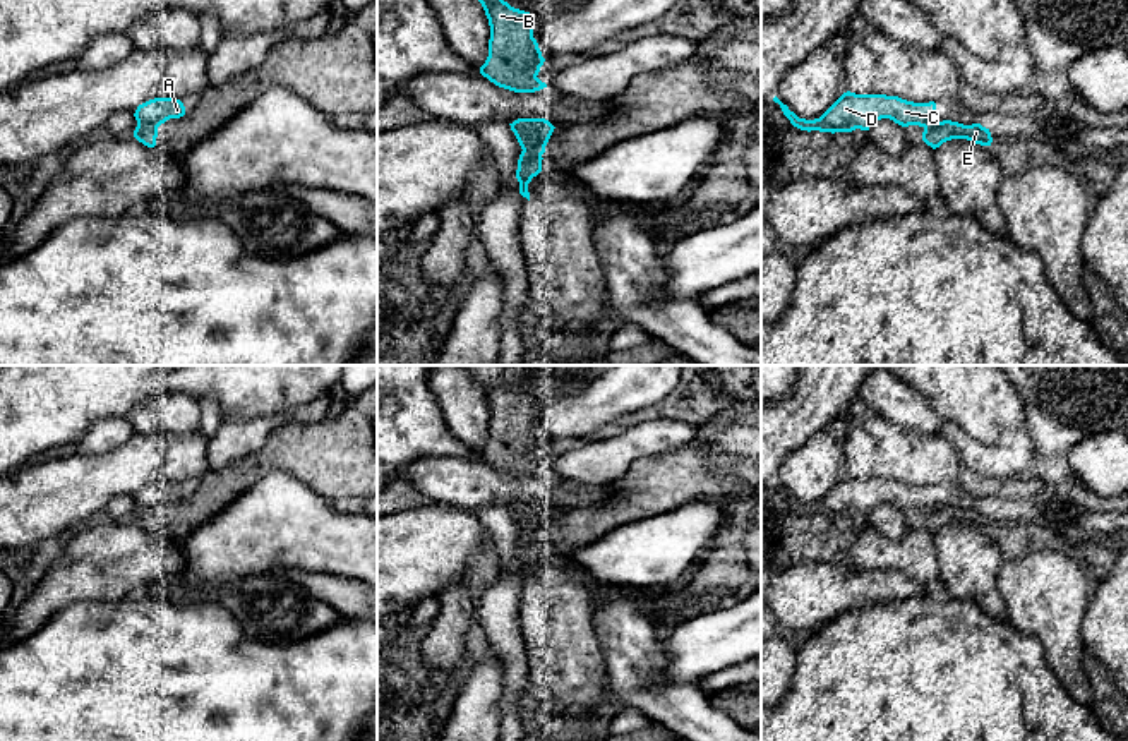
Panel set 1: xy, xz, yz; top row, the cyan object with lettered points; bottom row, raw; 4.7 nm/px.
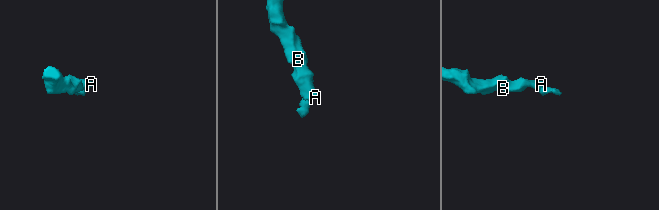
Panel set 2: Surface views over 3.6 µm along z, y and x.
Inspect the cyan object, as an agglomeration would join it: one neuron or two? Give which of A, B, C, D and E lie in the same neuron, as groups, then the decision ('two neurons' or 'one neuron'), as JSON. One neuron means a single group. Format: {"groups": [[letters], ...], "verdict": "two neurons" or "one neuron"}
{"groups": [["A", "B", "C", "D"], ["E"]], "verdict": "two neurons"}

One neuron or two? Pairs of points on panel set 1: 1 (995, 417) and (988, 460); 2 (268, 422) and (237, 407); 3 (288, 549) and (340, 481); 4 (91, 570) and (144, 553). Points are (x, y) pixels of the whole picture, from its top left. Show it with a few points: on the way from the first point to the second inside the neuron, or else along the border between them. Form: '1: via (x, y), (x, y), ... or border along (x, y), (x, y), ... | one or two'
1: border along (955, 424), (981, 443), (1024, 427) | two
2: border along (280, 415), (223, 421) | two
3: border along (292, 475), (333, 503) | two
4: via (105, 561), (115, 556), (131, 556) | one

